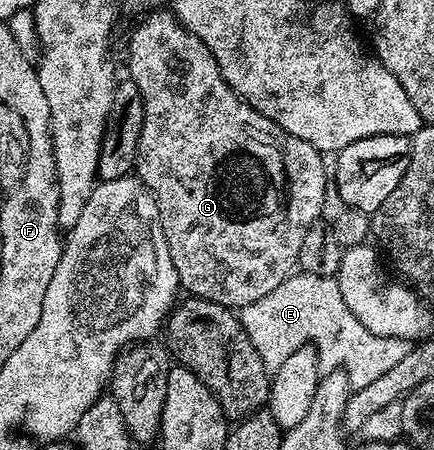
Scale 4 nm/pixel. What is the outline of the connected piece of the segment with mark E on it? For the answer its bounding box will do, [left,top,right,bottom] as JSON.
[240,273,411,389]

